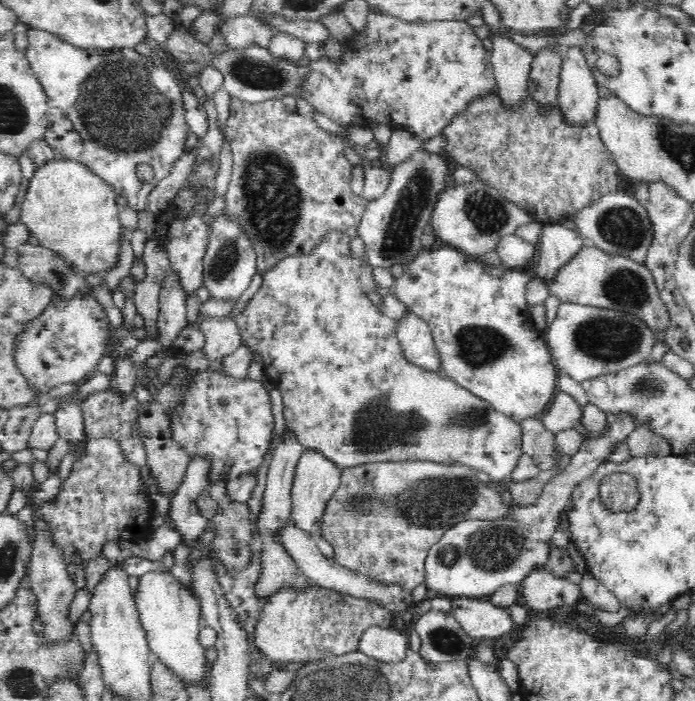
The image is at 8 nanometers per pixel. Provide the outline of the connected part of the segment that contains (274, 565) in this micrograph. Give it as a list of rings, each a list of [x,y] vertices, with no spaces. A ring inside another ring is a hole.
[[[286,430],[282,440],[274,450],[274,455],[268,466],[266,474],[266,488],[262,494],[262,506],[254,522],[255,532],[257,532],[257,551],[255,554],[259,560],[259,575],[255,582],[255,593],[258,600],[262,603],[268,601],[270,596],[274,596],[280,590],[293,590],[294,592],[308,592],[314,588],[314,581],[298,567],[294,561],[292,553],[282,545],[280,532],[282,528],[288,525],[291,513],[291,488],[293,485],[294,471],[298,464],[300,456],[303,454],[303,448],[294,440],[290,431]]]

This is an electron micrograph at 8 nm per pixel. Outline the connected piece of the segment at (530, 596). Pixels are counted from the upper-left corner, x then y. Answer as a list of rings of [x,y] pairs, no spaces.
[[[540,563],[521,582],[522,596],[528,610],[544,611],[560,606],[573,606],[581,594],[580,585],[557,575],[550,567]]]

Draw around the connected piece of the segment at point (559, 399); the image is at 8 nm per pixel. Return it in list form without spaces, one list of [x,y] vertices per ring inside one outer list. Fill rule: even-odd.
[[[556,390],[548,410],[540,417],[546,428],[552,432],[574,428],[581,417],[580,404],[561,390]]]

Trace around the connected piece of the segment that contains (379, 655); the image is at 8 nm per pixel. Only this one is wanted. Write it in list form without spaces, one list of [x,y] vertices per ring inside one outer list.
[[[369,626],[360,636],[358,652],[378,663],[399,663],[404,660],[408,640],[394,627]]]

